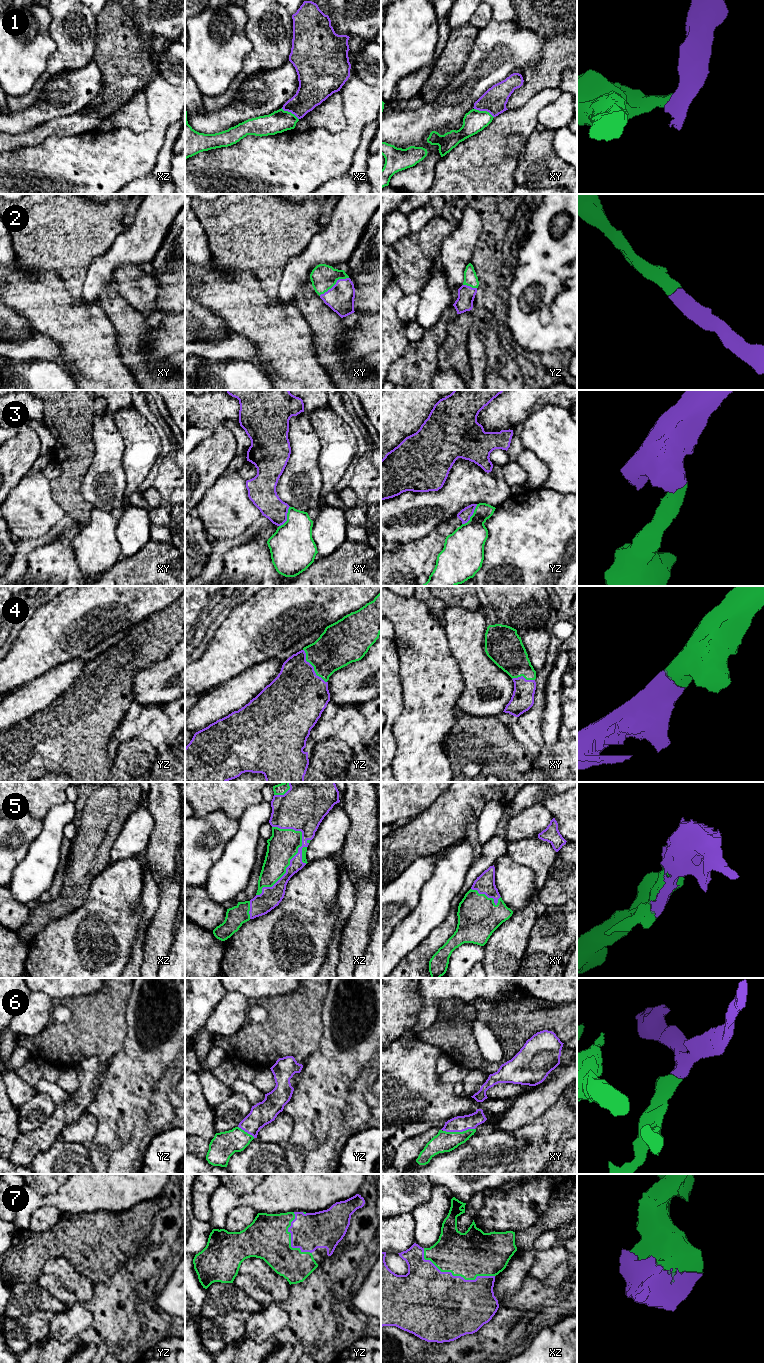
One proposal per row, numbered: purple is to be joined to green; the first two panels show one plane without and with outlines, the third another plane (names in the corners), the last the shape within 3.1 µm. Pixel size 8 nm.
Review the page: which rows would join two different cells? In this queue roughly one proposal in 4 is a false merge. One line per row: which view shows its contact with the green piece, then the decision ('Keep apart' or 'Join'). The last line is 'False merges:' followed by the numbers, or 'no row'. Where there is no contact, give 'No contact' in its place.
1: Touches green in xy. Keep apart
2: Touches green in xy. Join
3: Touches green in yz. Keep apart
4: Touches green in yz. Join
5: Touches green in xz. Join
6: Touches green in xy. Join
7: Touches green in xz. Join
False merges: 1, 3

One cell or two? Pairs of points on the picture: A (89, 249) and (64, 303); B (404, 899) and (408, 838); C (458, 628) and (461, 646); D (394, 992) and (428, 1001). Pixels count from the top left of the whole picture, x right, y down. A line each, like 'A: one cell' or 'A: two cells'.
A: two cells
B: two cells
C: one cell
D: two cells

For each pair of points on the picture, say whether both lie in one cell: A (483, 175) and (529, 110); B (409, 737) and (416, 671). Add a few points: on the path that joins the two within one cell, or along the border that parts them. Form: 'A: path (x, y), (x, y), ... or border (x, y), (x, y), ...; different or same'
A: path (483, 158), (486, 149), (512, 123); same
B: path (416, 721), (416, 687); same

